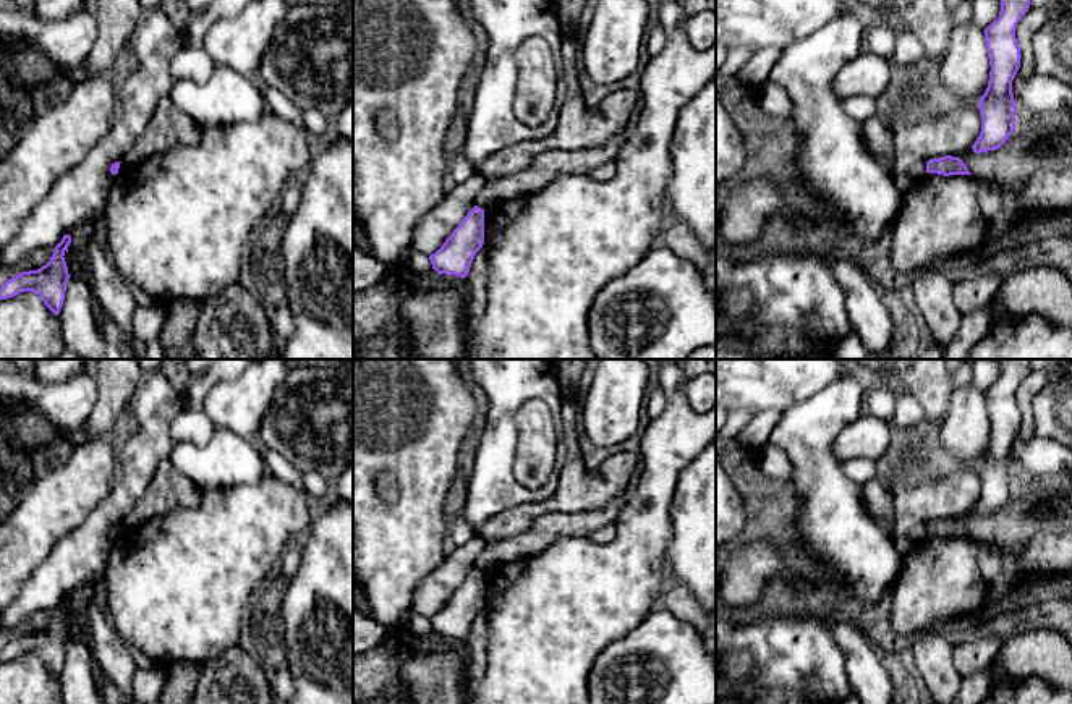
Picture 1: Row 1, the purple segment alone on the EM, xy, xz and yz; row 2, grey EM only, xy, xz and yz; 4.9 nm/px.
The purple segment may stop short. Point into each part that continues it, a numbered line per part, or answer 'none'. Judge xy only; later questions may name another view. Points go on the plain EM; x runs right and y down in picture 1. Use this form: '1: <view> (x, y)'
none

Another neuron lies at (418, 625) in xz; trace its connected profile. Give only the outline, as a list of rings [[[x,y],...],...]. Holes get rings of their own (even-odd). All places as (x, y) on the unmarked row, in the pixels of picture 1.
[[[408,609],[405,610],[398,621],[402,626],[405,626],[411,634],[415,636],[424,636],[432,631],[432,626],[429,623],[429,618],[416,613],[415,610]]]

